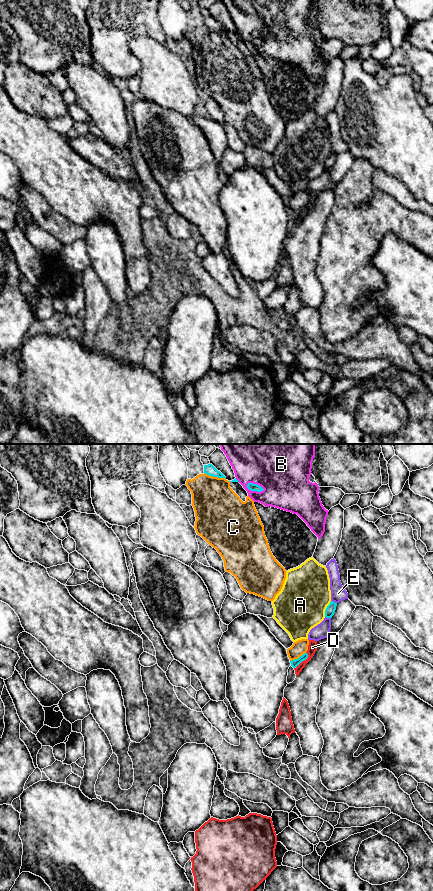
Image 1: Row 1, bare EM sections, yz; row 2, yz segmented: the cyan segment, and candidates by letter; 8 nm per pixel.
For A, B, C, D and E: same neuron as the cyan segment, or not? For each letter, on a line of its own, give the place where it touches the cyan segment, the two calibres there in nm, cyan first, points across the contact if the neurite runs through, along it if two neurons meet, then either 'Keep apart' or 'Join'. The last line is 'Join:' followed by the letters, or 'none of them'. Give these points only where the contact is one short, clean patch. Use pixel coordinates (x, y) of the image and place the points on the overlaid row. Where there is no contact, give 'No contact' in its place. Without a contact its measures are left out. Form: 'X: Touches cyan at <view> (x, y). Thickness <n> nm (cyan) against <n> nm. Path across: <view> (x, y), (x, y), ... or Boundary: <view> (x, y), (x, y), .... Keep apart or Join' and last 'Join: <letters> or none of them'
A: Touches cyan at yz (326, 609). Thickness 80 nm (cyan) against 400 nm. Keep apart
B: Touches cyan at yz (255, 484). Thickness 60 nm (cyan) against 500 nm. Keep apart
C: Touches cyan at yz (215, 476). Thickness 90 nm (cyan) against 380 nm. Keep apart
D: Touches cyan at yz (303, 660). Thickness 60 nm (cyan) against 80 nm. Boundary: yz (306, 652), (307, 657), (294, 668). Keep apart
E: Touches cyan at yz (334, 602). Thickness 80 nm (cyan) against 120 nm. Keep apart
Join: none of them

